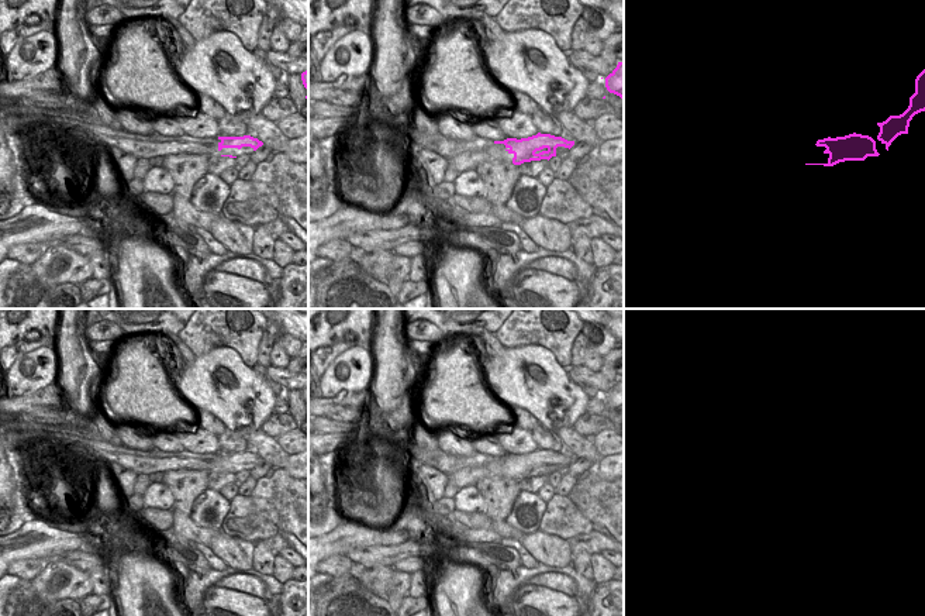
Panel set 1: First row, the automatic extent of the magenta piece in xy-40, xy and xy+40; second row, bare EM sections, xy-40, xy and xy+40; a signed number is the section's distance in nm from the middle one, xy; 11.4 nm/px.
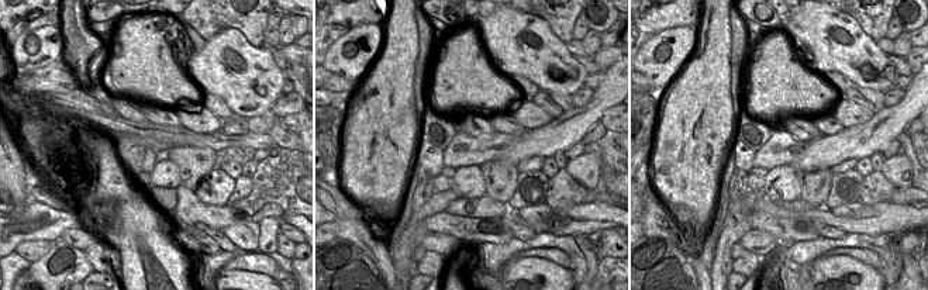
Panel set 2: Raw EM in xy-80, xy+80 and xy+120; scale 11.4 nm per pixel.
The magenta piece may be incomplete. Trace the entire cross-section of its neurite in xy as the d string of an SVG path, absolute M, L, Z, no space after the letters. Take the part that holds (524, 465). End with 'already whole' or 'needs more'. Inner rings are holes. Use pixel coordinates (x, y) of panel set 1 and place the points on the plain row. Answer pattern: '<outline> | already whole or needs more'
M538 448L536 451L528 454L507 454L504 457L494 457L494 460L504 460L507 464L505 467L514 471L512 479L521 481L531 476L549 476L552 472L556 472L558 462L570 465L574 461L574 457Z | already whole

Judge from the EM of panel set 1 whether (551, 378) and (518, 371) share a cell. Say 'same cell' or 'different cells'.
same cell

